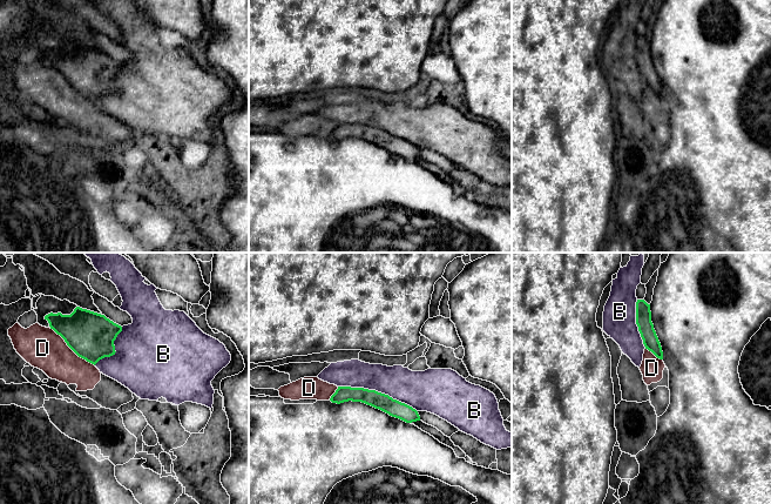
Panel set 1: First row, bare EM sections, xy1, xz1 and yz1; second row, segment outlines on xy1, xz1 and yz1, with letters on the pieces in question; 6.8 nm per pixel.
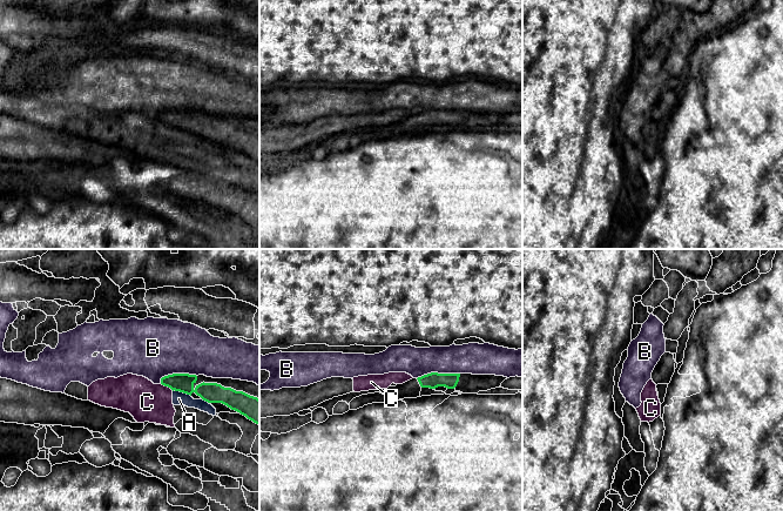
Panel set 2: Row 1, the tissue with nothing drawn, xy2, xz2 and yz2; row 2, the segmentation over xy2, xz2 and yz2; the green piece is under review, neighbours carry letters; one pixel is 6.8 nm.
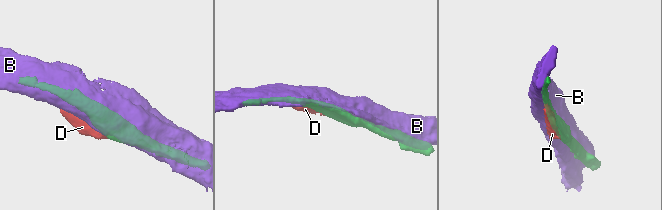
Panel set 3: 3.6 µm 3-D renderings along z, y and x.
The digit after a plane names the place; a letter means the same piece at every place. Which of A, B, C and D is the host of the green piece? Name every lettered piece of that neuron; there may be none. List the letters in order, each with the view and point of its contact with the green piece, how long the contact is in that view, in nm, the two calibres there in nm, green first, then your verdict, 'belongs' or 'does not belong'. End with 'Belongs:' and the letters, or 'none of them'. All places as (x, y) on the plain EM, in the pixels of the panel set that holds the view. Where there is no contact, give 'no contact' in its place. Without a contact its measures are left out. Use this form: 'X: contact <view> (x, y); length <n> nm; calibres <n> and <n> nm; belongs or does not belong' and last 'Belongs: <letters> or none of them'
A: contact xy2 (182, 128); length 130 nm; calibres 140 and 100 nm; does not belong
B: contact xz1 (377, 128); length 550 nm; calibres 120 and 240 nm; does not belong
C: contact xy2 (167, 122); length 100 nm; calibres 130 and 280 nm; does not belong
D: contact xy1 (72, 86); length 400 nm; calibres 320 and 280 nm; does not belong
Belongs: none of them

